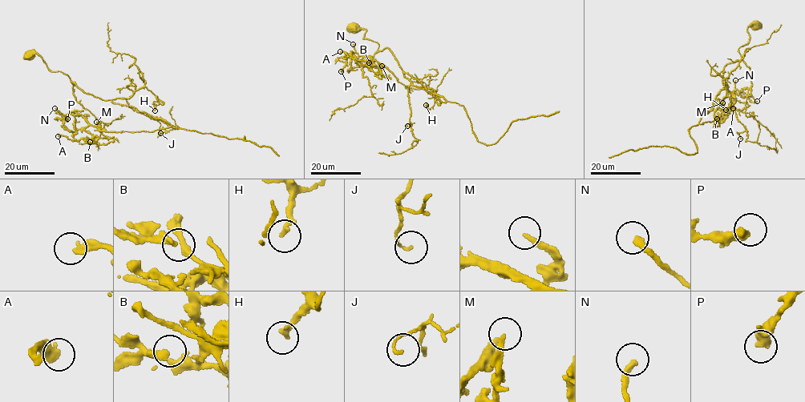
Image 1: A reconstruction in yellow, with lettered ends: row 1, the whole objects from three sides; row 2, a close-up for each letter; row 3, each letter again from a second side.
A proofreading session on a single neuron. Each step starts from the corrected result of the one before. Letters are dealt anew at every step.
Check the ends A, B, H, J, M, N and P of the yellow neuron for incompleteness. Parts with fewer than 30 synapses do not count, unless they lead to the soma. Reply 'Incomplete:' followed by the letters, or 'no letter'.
Incomplete: no letter

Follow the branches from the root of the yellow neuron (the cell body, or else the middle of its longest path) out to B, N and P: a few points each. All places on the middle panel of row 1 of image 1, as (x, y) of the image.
B: (355, 27), (446, 102), (405, 86), (377, 62), (366, 66), (354, 59), (369, 62)
N: (355, 27), (446, 102), (405, 86), (353, 44)
P: (355, 27), (446, 102), (405, 86), (369, 56), (348, 54), (341, 71)

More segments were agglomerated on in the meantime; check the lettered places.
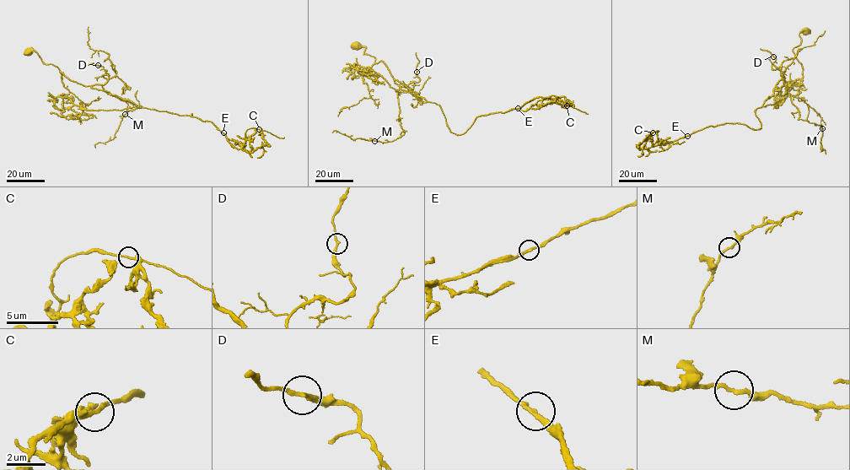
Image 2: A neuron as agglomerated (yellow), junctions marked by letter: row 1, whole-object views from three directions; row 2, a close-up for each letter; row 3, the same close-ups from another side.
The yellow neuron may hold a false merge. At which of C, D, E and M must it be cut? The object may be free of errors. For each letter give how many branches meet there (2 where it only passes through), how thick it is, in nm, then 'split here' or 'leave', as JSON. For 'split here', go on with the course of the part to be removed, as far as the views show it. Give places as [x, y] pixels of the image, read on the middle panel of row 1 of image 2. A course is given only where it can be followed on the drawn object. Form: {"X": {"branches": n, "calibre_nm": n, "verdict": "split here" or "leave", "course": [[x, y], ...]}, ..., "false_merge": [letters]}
{"C": {"branches": 2, "calibre_nm": 180, "verdict": "leave"}, "D": {"branches": 2, "calibre_nm": 200, "verdict": "leave"}, "E": {"branches": 2, "calibre_nm": 200, "verdict": "leave"}, "M": {"branches": 2, "calibre_nm": 200, "verdict": "leave"}, "false_merge": []}

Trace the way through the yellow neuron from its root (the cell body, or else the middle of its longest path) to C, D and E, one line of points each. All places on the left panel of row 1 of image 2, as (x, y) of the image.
C: (27, 51), (35, 51), (69, 79), (138, 106), (212, 122), (238, 148), (246, 131), (259, 129)
D: (27, 51), (35, 51), (44, 62), (85, 86), (107, 81), (103, 76), (109, 74), (98, 65)
E: (27, 51), (35, 51), (44, 62), (54, 64), (78, 83), (138, 106), (192, 114), (212, 122), (223, 133)

